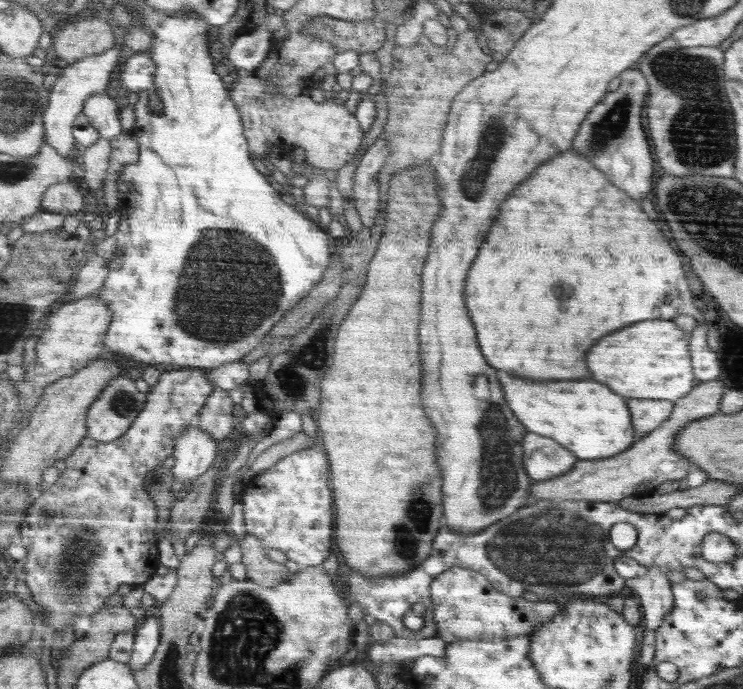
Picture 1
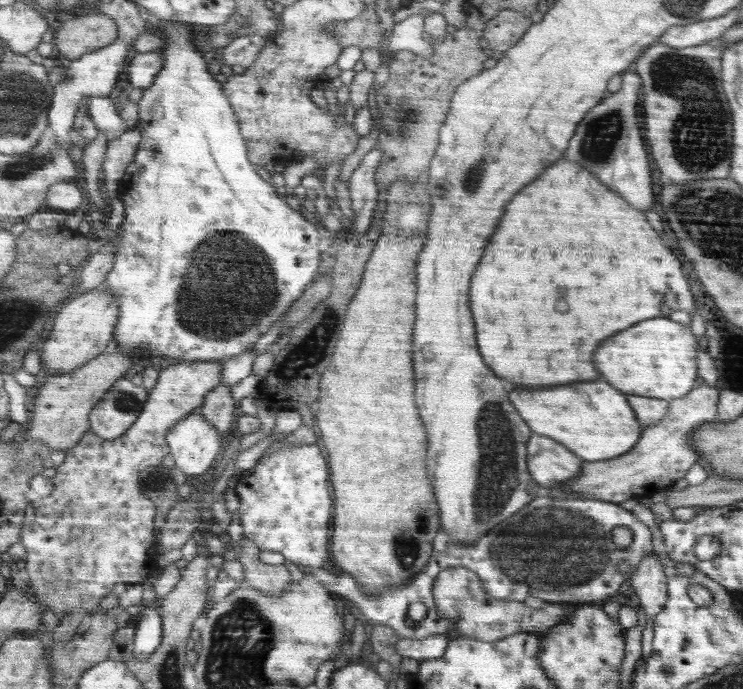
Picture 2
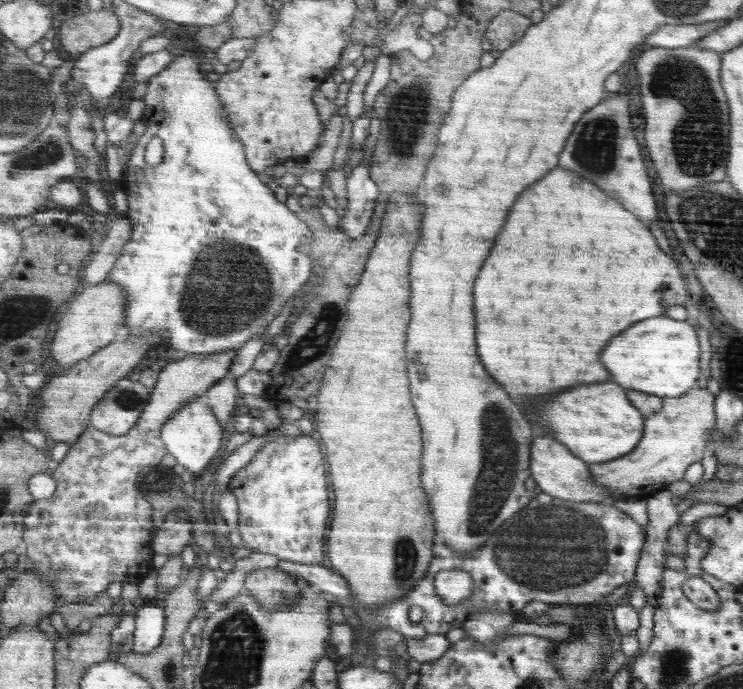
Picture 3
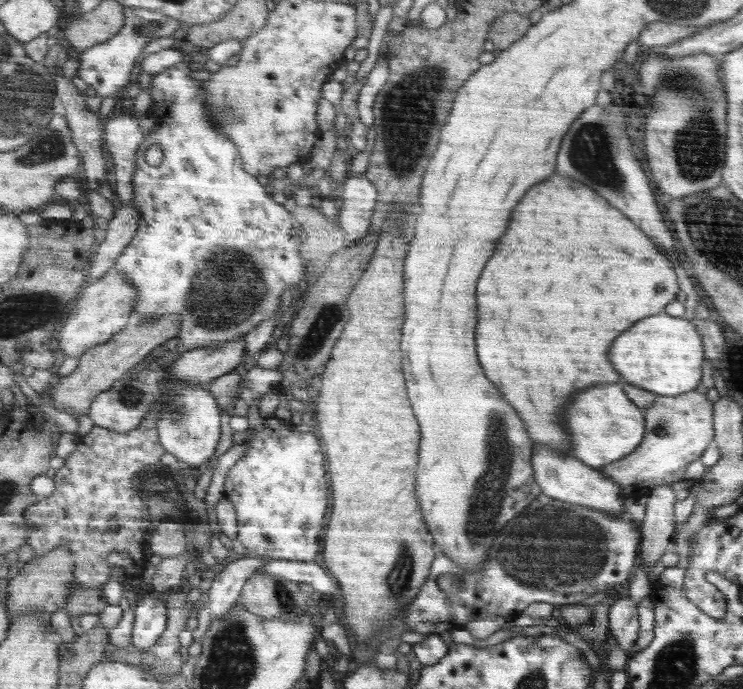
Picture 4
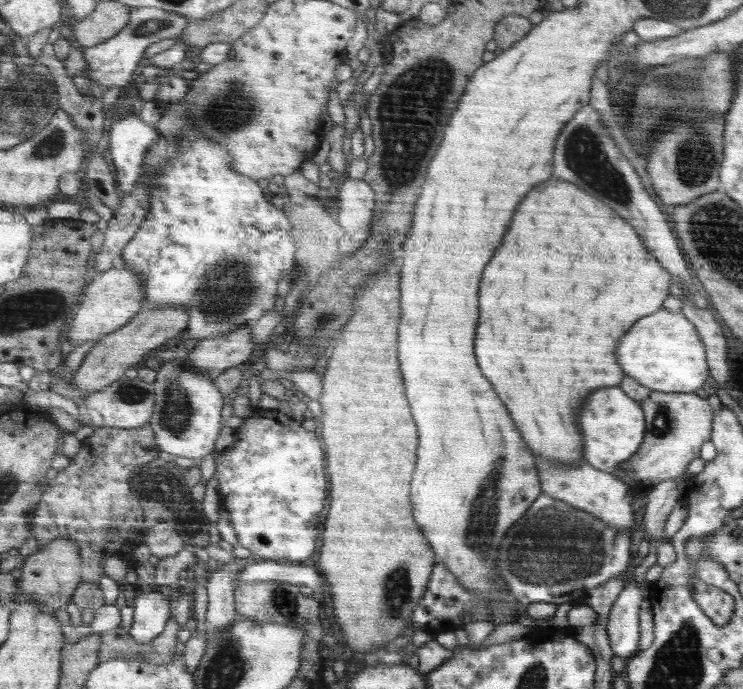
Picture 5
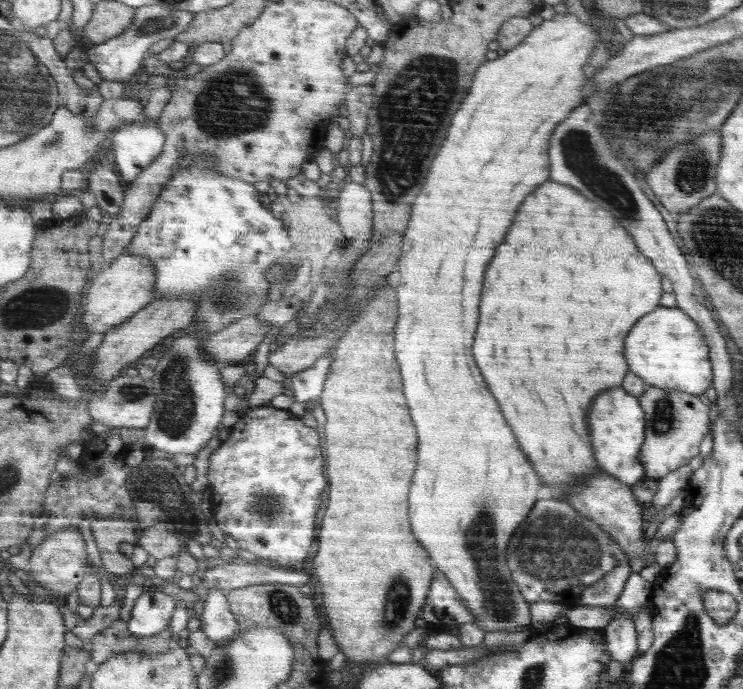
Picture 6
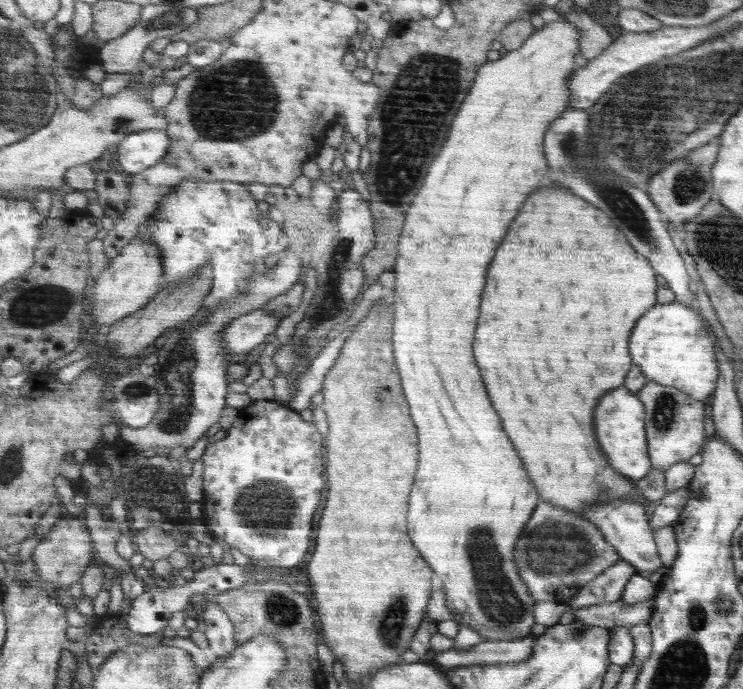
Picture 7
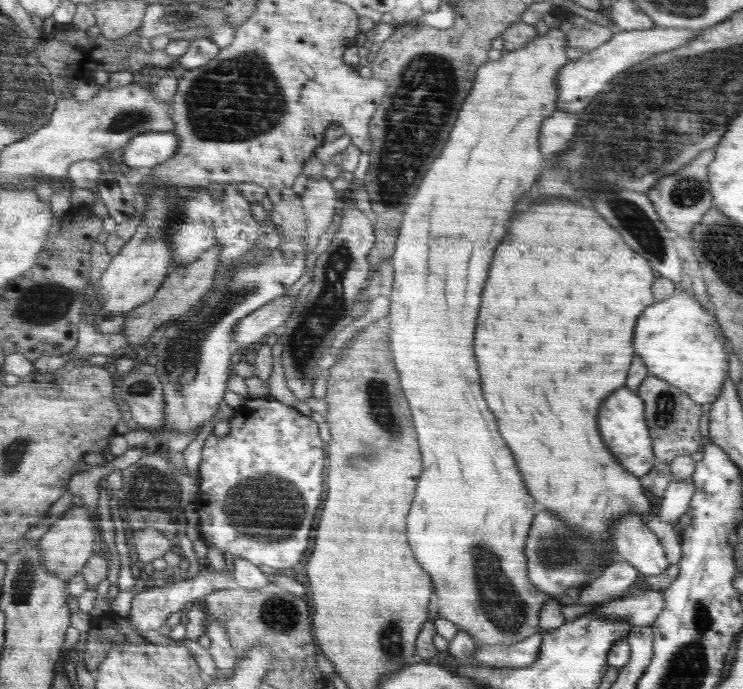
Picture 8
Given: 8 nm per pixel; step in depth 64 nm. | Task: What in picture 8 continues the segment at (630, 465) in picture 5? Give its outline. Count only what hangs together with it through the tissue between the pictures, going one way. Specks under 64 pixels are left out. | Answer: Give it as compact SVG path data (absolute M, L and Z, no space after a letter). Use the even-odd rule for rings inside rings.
M648 375L642 385L637 388L636 393L646 405L646 424L649 425L649 432L653 439L653 452L659 461L671 462L676 456L692 454L700 448L702 436L700 436L700 416L704 416L702 405L692 400L684 391L674 387L674 385L658 378L657 376Z

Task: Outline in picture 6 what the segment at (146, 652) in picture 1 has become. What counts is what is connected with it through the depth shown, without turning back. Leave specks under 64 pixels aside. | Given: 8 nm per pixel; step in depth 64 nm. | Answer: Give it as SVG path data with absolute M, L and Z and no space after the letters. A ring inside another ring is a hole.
M162 590L143 593L137 600L129 622L129 632L136 637L154 637L170 627L178 600Z

